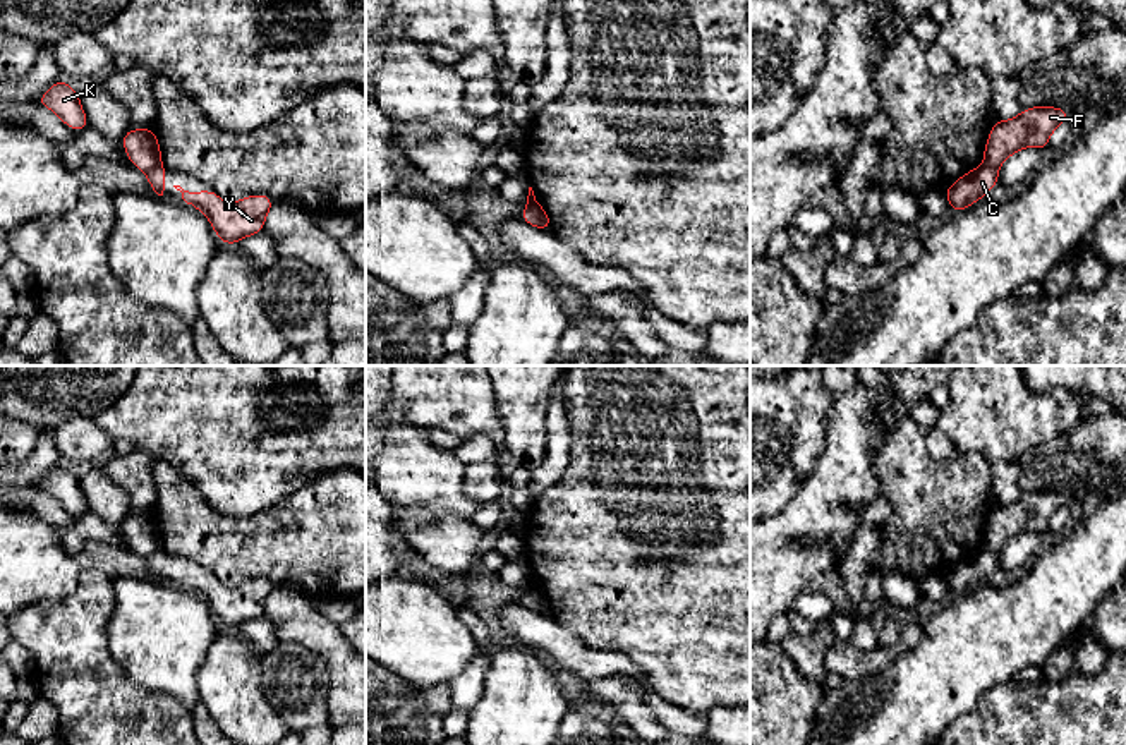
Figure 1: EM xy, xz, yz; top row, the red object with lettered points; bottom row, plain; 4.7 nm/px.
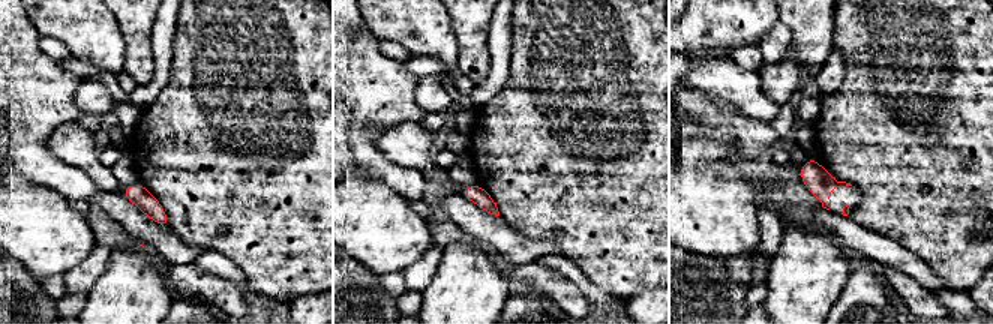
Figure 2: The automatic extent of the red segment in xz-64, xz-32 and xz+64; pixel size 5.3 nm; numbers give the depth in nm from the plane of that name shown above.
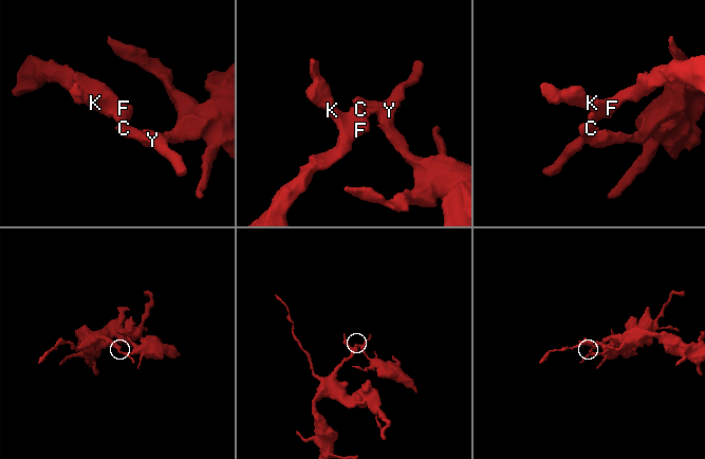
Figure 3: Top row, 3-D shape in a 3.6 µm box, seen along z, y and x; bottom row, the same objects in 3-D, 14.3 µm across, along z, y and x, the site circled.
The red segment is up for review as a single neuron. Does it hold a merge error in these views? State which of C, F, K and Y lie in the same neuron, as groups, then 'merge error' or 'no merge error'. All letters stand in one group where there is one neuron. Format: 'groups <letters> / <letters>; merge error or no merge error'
groups C Y / F K; merge error

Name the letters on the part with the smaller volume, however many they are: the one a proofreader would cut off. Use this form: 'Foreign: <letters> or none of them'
Foreign: C, Y

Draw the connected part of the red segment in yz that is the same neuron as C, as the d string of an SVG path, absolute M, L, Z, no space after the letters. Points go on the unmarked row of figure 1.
M977 551L965 560L961 560L956 566L953 566L946 575L946 585L951 589L954 597L961 597L973 587L984 584L987 577L997 570L999 556L992 551Z

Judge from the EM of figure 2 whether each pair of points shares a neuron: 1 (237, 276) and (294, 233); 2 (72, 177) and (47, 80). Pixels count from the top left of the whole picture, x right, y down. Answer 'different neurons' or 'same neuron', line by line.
1: different neurons
2: same neuron

